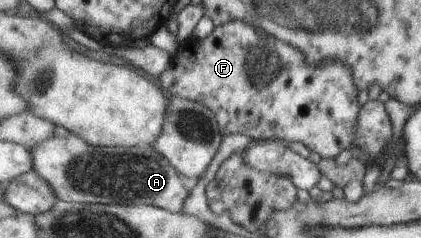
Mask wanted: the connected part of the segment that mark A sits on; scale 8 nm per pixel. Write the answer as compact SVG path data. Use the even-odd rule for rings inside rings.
M70 134L67 137L52 135L50 139L34 145L32 152L32 173L40 175L52 187L58 201L86 204L138 204L156 206L171 212L180 212L190 192L190 181L181 177L174 169L173 164L165 156L154 151L151 146L100 147L86 143L85 139Z

